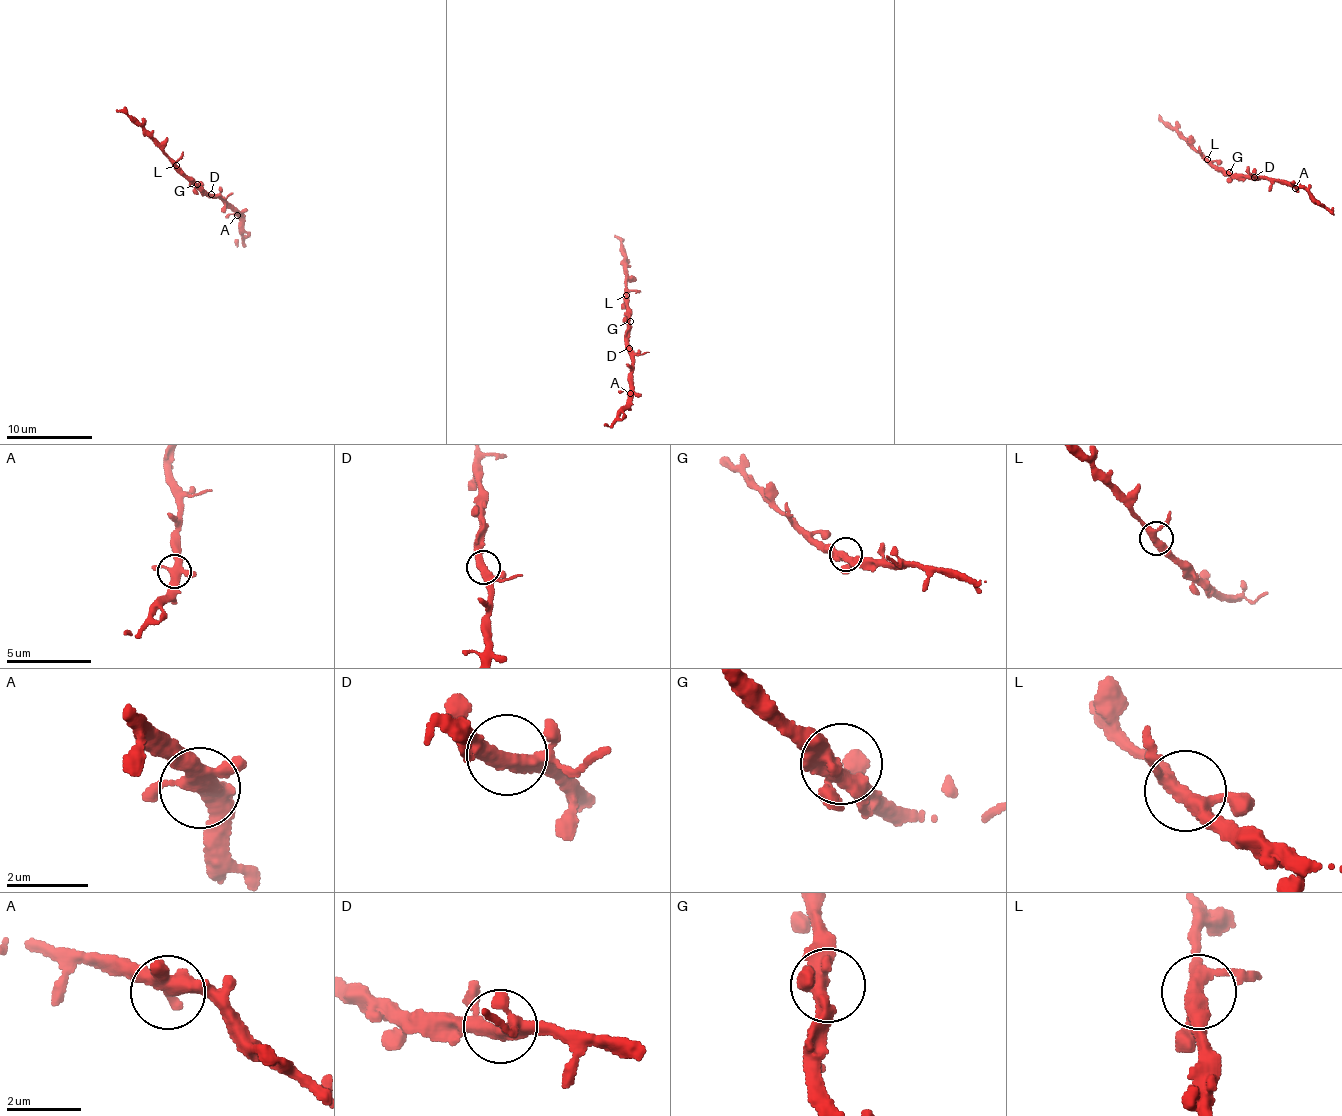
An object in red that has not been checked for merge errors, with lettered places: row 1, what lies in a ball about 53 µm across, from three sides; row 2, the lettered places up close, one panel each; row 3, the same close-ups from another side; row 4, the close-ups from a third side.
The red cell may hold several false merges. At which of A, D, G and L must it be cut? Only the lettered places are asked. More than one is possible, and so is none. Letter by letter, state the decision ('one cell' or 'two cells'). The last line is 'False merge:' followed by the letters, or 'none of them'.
A: one cell
D: one cell
G: one cell
L: one cell
False merge: none of them

